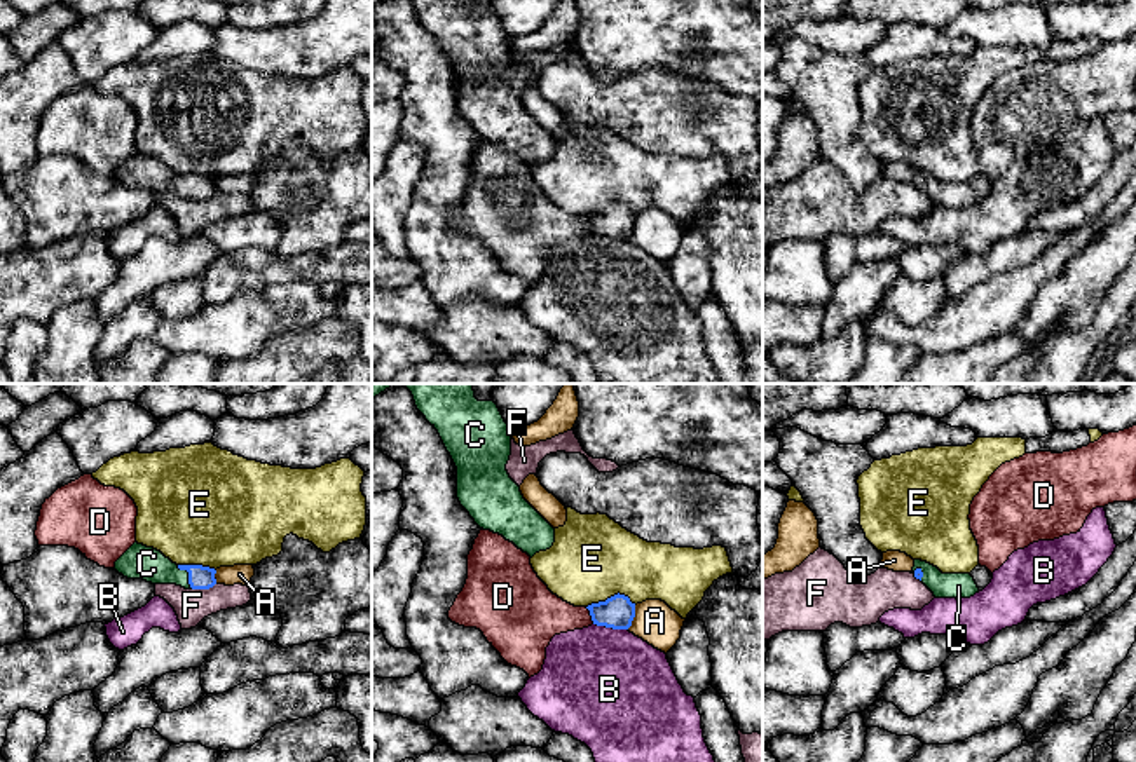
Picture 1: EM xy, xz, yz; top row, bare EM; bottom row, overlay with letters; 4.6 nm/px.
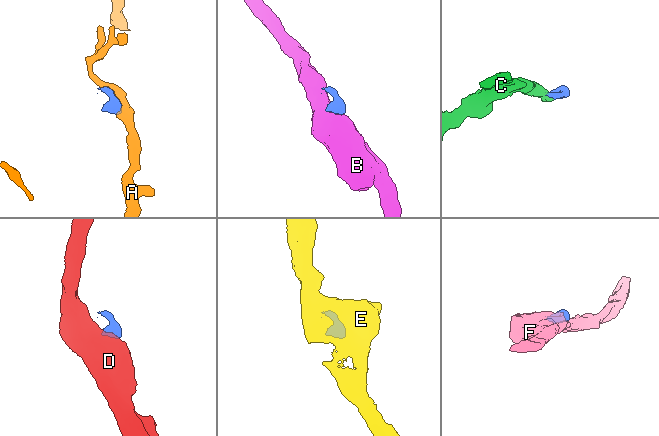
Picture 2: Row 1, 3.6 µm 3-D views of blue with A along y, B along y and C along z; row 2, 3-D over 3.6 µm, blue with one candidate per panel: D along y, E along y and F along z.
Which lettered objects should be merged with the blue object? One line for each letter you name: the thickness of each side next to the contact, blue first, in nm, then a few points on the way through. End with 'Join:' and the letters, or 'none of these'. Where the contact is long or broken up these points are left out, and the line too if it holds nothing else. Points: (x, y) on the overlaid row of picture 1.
C: 110/160 nm | across xy (199, 578), (189, 576), (164, 572), (138, 562)
Join: C

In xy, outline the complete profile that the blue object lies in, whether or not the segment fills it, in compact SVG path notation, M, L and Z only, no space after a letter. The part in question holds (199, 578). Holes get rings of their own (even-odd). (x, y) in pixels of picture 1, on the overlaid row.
M134 542L113 567L127 579L152 584L176 584L185 589L209 589L216 584L215 568L202 565L176 565L161 551Z

